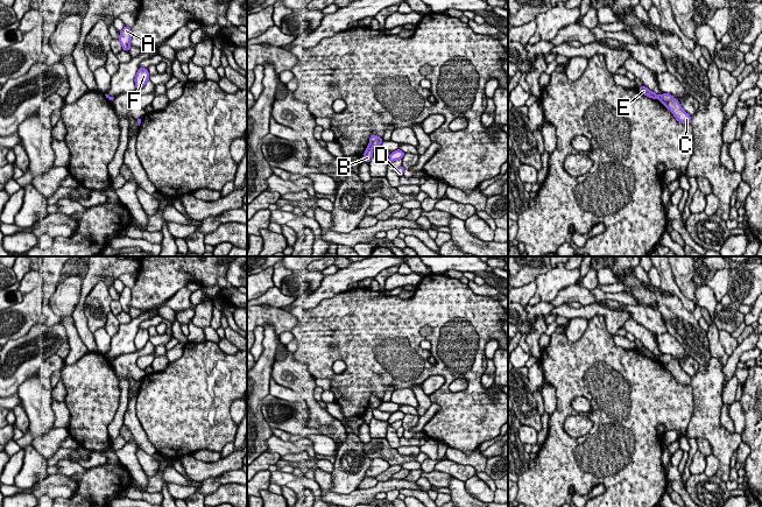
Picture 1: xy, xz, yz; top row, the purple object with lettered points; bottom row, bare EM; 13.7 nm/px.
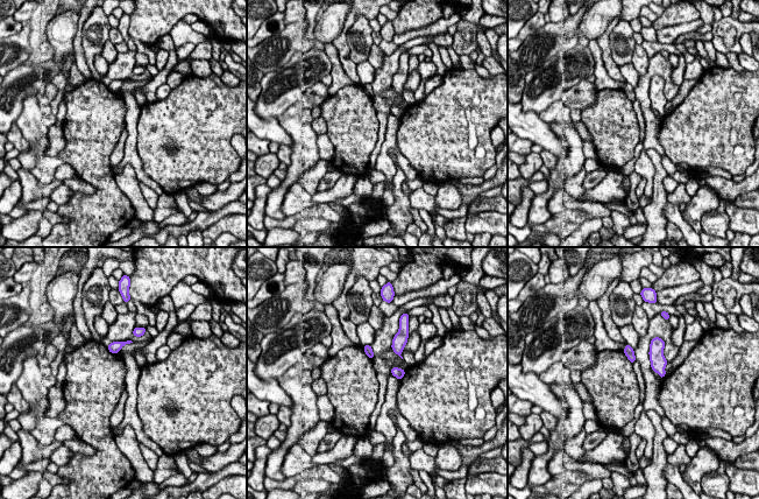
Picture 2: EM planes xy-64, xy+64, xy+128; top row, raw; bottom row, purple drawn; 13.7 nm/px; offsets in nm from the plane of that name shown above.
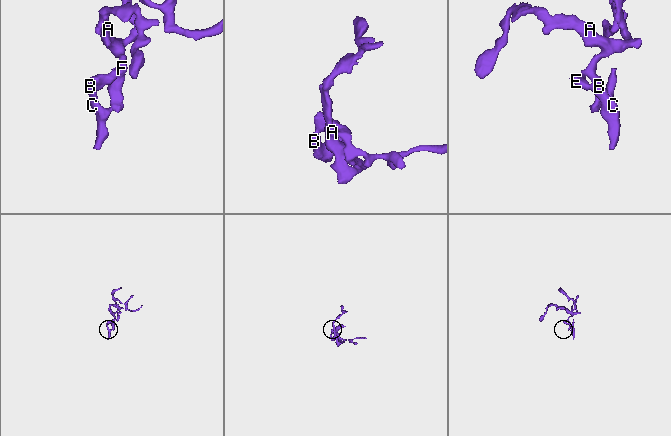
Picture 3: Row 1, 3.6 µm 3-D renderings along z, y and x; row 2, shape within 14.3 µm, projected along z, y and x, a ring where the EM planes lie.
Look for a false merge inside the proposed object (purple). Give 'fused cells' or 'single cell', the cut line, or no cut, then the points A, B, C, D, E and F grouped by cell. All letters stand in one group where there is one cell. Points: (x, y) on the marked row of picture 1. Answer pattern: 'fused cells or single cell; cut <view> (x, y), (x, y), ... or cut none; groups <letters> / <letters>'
fused cells; cut xz (368, 146), (371, 148); groups A E F / B C D

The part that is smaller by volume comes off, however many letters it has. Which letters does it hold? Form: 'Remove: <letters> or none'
Remove: B, C, D

